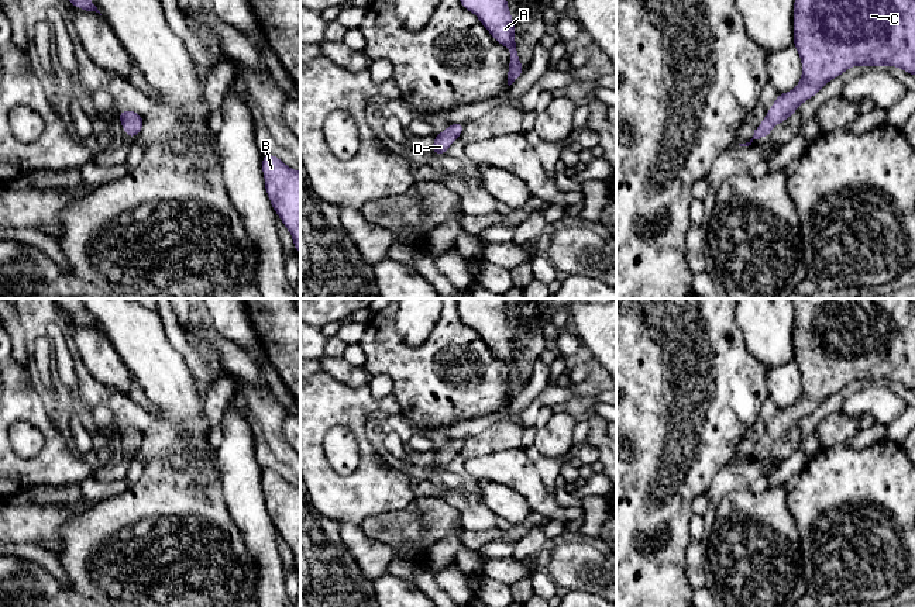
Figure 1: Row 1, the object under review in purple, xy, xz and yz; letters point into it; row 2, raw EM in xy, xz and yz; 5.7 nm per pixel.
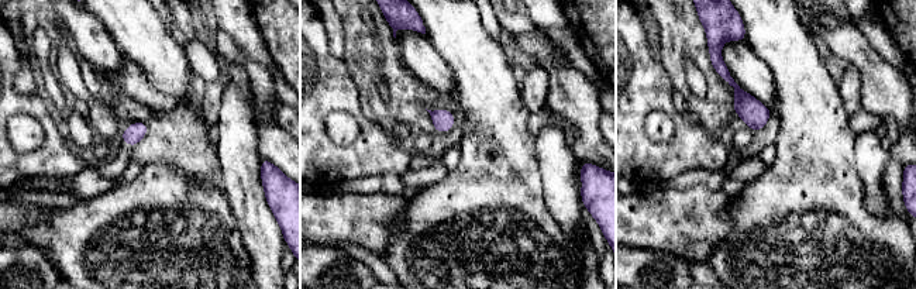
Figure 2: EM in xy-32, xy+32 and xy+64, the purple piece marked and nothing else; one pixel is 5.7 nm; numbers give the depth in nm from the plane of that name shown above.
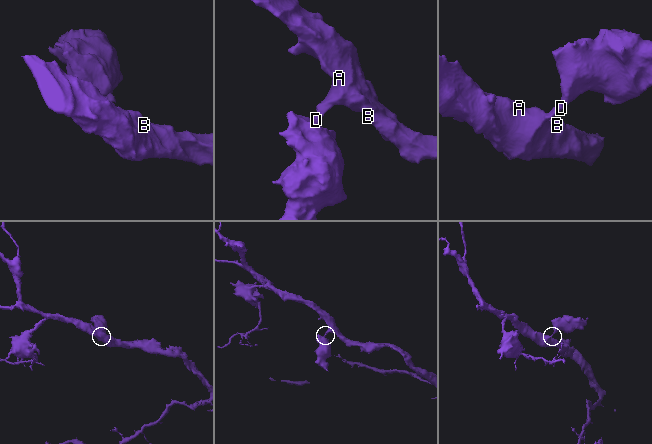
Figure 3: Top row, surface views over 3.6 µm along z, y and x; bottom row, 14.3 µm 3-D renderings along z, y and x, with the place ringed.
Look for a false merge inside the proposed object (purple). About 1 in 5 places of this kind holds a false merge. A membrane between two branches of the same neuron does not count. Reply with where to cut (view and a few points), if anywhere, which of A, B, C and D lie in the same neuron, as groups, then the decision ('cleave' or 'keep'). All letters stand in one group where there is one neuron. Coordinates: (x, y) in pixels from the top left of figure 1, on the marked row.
no cut | A B C D | keep

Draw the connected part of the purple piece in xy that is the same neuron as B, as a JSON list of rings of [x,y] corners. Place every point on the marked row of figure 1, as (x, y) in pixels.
[[[262,154],[262,175],[272,208],[290,232],[295,251],[300,254],[300,172],[275,155]]]

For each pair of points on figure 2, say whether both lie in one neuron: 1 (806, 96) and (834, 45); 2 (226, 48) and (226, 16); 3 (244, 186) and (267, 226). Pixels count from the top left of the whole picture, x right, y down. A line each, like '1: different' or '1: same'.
1: different
2: different
3: same

